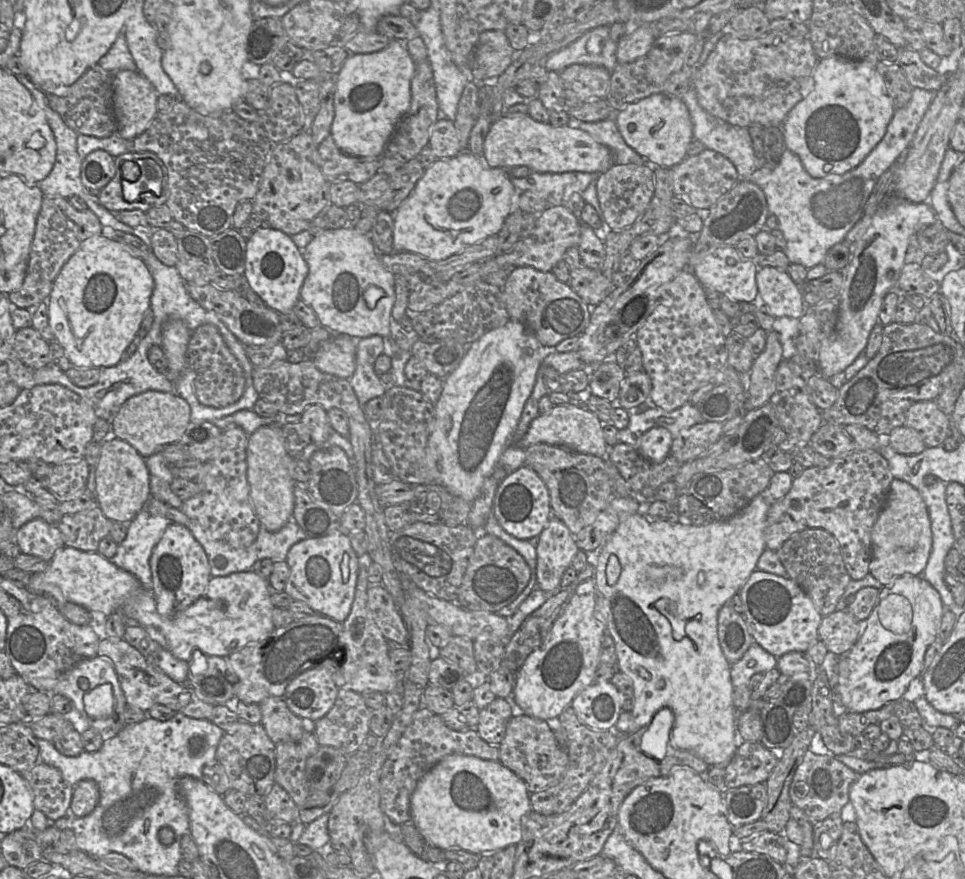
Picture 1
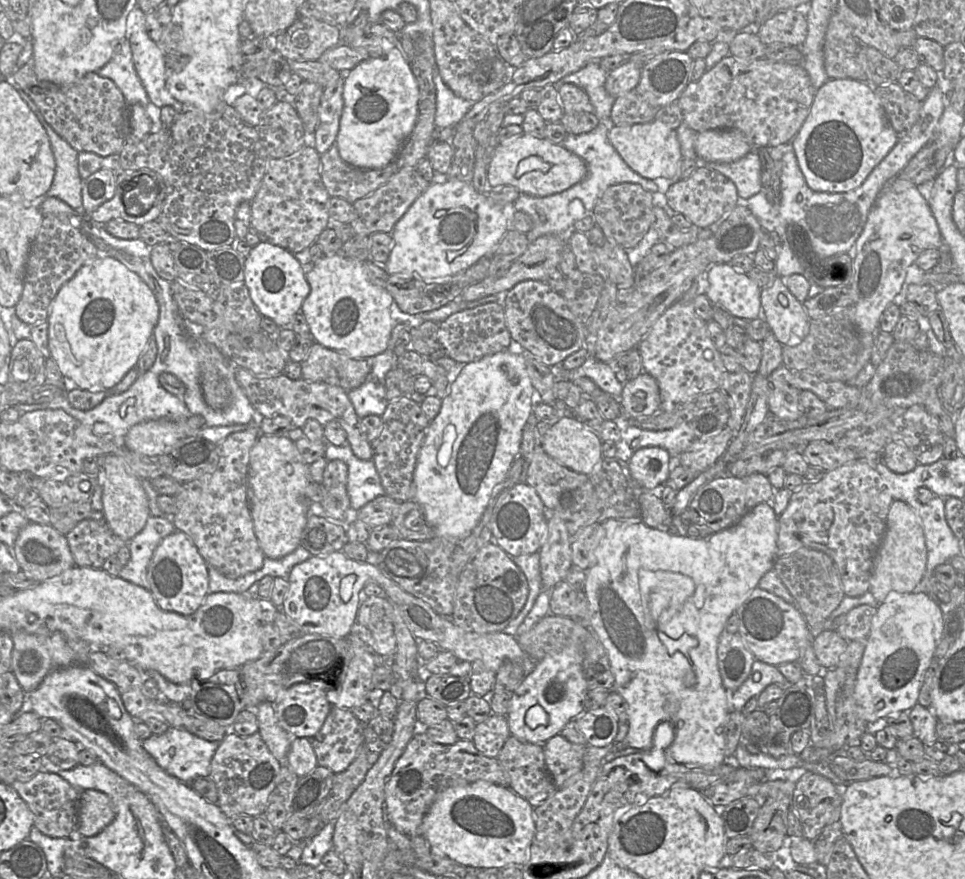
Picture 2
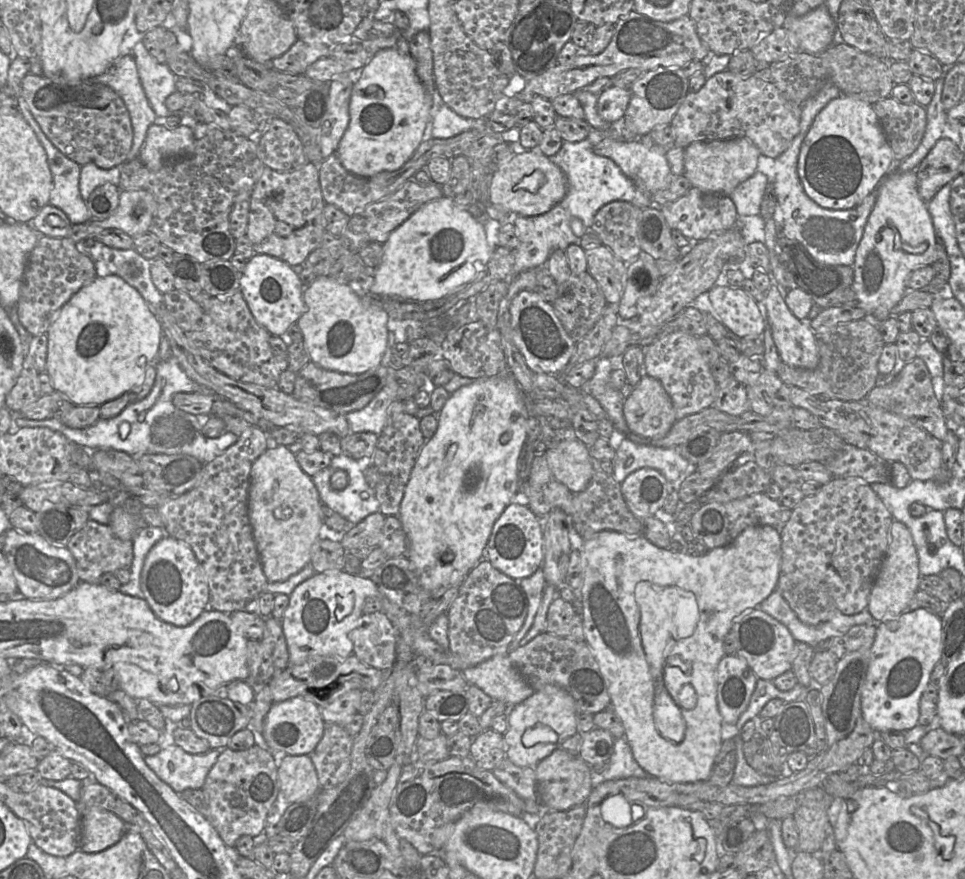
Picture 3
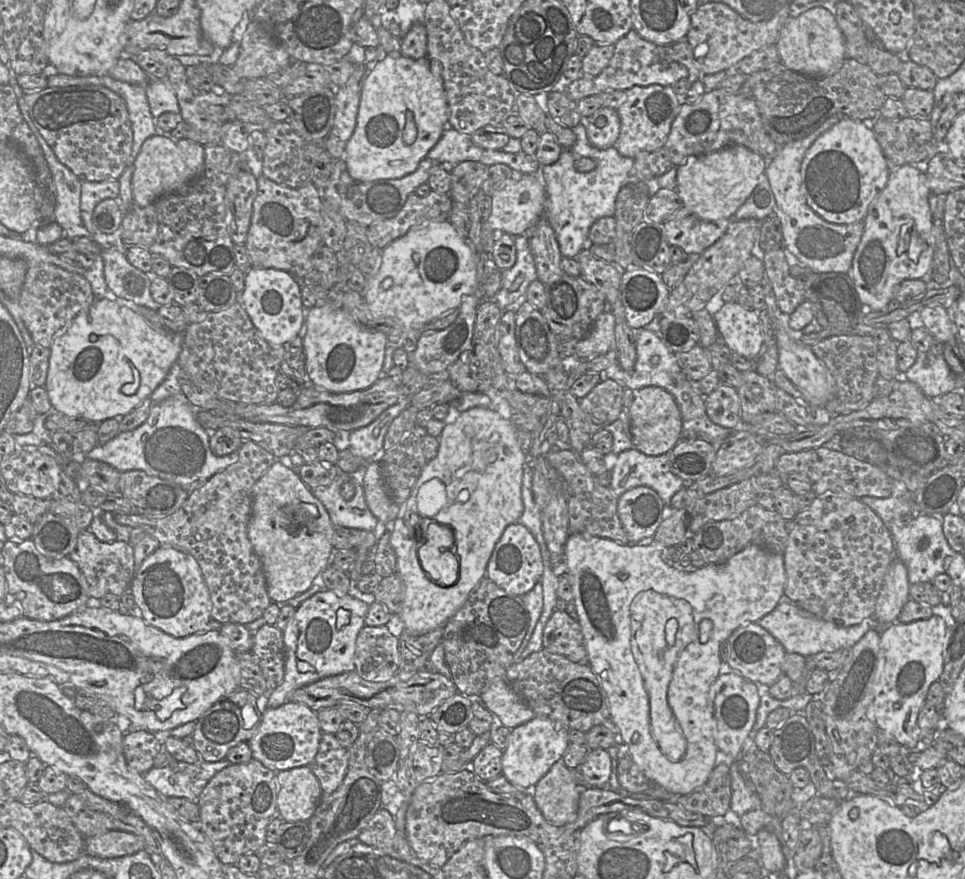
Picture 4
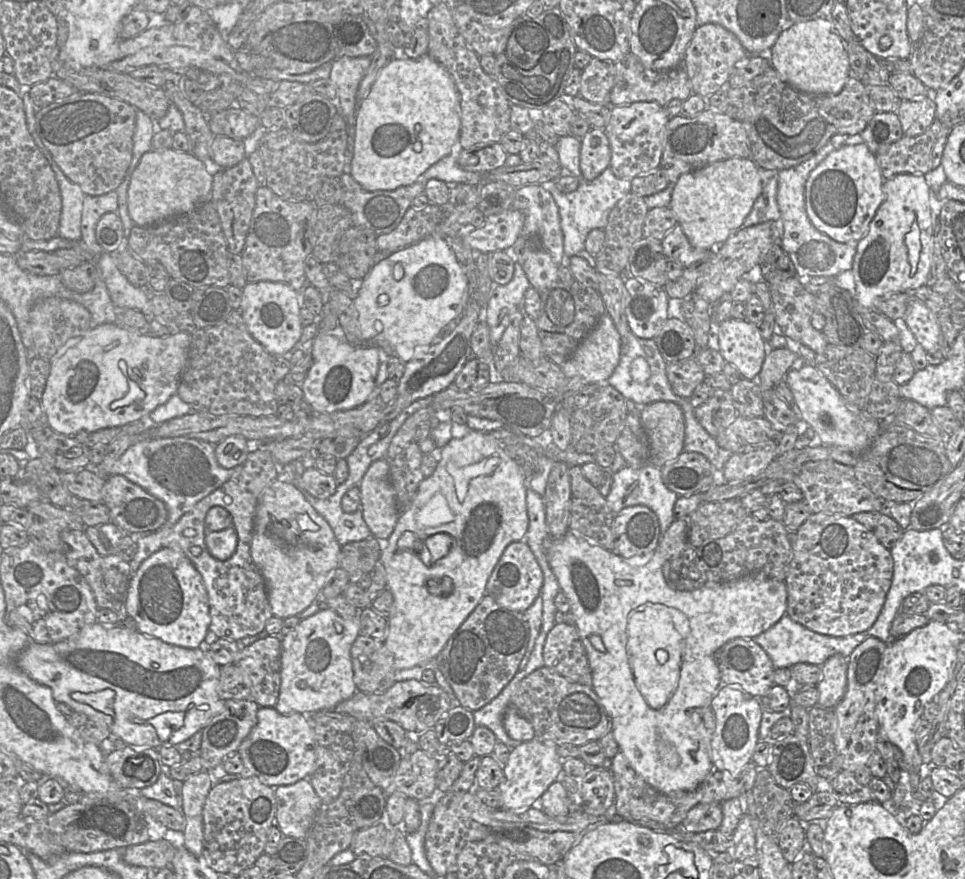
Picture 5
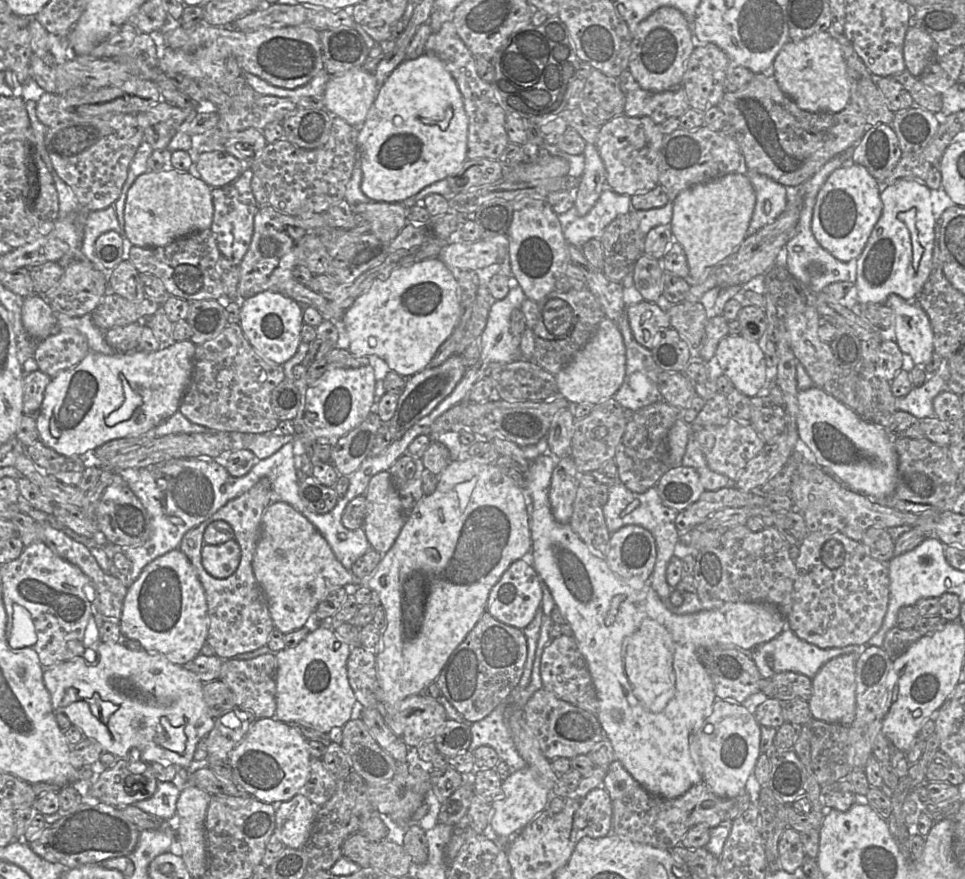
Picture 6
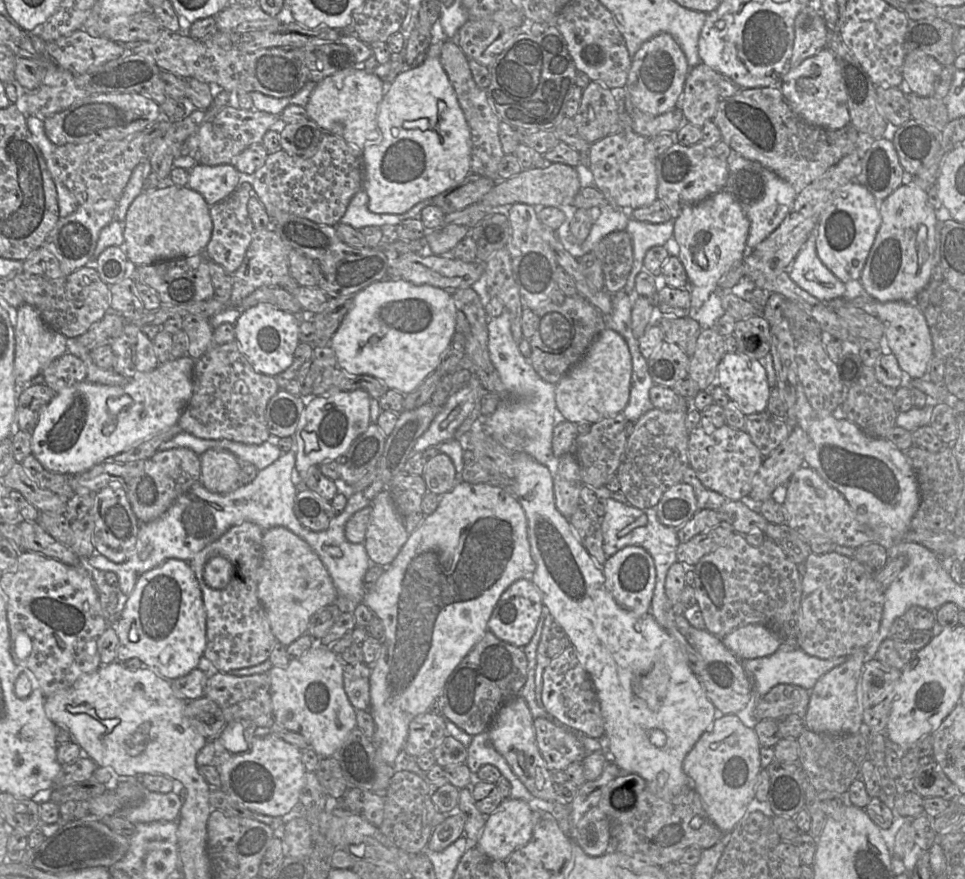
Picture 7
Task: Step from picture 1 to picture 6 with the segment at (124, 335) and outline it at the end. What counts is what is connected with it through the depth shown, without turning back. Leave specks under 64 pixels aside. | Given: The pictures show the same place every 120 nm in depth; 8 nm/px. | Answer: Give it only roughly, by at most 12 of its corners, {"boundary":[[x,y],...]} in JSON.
{"boundary":[[196,345],[89,351],[48,384],[39,439],[64,456],[180,408]]}

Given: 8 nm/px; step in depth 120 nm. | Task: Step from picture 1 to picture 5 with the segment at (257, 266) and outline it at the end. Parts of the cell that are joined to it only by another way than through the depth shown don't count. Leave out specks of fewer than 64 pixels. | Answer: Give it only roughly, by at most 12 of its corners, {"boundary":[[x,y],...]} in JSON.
{"boundary":[[248,282],[240,313],[272,354],[289,352],[304,328],[297,291]]}

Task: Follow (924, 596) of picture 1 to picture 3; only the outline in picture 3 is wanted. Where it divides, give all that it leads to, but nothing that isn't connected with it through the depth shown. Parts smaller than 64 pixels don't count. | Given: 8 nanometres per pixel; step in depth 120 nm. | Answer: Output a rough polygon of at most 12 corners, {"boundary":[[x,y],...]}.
{"boundary":[[924,608],[879,622],[862,692],[875,731],[919,724],[942,654]]}

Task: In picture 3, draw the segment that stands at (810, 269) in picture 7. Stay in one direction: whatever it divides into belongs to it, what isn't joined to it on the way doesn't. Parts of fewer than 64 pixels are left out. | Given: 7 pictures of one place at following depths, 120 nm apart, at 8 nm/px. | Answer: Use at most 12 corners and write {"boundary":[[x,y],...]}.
{"boundary":[[826,83],[775,158],[785,235],[818,262],[853,266],[877,189],[847,210],[819,206],[798,175],[802,143],[841,91]]}

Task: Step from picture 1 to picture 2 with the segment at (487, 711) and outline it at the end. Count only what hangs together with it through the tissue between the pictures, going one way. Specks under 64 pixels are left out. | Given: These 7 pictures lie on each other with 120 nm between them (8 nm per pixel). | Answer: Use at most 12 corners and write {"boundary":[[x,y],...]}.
{"boundary":[[507,716],[476,724],[473,743],[498,758],[509,736]]}

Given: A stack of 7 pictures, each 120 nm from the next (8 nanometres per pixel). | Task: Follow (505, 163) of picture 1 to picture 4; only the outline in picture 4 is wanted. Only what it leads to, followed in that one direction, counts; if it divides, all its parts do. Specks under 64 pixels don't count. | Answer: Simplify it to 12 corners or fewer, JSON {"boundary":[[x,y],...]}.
{"boundary":[[512,170],[486,222],[512,236],[543,216],[545,181]]}

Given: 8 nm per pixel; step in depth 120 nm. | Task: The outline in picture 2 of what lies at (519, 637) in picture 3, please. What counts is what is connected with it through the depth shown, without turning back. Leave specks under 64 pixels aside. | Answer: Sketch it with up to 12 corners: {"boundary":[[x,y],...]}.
{"boundary":[[539,552],[512,559],[526,576],[529,594],[523,609],[504,631],[515,636],[544,588]]}

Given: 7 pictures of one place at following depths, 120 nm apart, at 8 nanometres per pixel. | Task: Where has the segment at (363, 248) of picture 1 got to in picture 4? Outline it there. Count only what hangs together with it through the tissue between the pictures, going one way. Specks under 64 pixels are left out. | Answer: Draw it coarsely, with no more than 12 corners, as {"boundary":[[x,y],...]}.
{"boundary":[[329,303],[307,310],[308,380],[333,393],[382,375],[387,336]]}

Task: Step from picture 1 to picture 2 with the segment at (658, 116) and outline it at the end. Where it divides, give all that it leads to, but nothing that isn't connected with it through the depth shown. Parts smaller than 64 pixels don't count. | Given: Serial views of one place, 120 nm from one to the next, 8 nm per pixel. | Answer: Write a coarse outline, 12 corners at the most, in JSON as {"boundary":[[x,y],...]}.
{"boundary":[[654,119],[611,124],[608,141],[640,176],[679,179],[677,131]]}

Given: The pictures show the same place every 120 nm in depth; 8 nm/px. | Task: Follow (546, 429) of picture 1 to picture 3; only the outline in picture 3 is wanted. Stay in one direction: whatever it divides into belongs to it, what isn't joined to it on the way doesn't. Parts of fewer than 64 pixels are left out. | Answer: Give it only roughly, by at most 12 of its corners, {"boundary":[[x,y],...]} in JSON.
{"boundary":[[566,438],[545,453],[555,478],[572,493],[594,471],[589,447]]}

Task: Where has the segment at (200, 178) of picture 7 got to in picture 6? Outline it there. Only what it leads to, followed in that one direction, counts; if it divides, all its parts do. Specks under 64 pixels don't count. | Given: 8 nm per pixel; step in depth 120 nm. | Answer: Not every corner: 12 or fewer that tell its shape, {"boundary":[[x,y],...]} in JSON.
{"boundary":[[219,150],[201,153],[196,169],[212,189],[243,172],[240,160]]}

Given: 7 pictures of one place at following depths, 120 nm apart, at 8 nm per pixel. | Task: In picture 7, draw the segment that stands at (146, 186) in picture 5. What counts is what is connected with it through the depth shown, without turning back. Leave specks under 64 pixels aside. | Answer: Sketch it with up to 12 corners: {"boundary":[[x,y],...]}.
{"boundary":[[188,186],[143,190],[124,239],[137,267],[205,252],[210,206]]}

